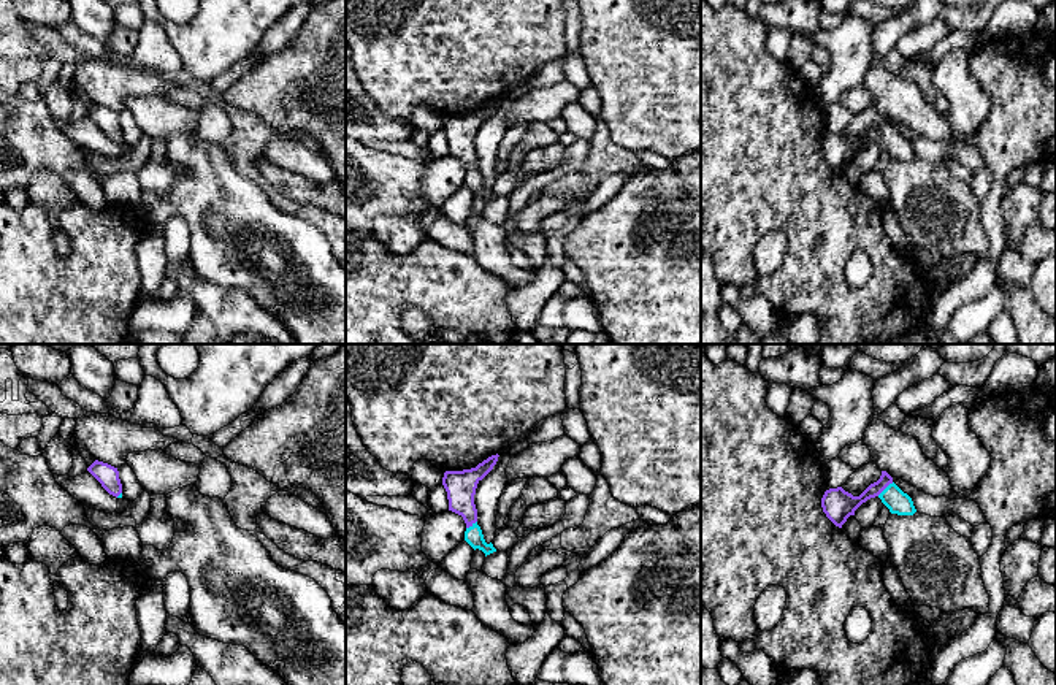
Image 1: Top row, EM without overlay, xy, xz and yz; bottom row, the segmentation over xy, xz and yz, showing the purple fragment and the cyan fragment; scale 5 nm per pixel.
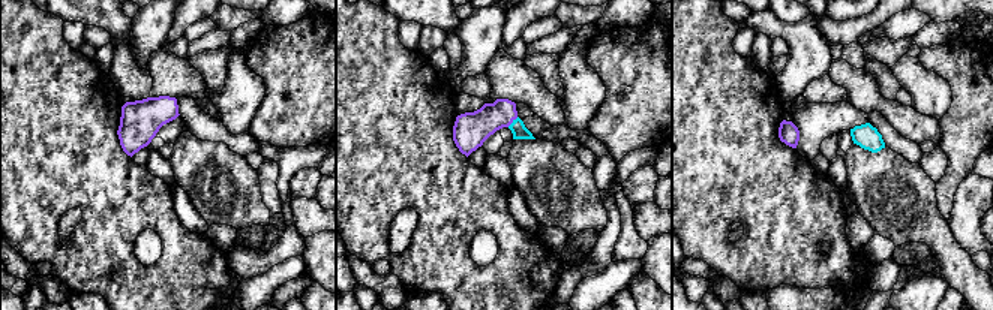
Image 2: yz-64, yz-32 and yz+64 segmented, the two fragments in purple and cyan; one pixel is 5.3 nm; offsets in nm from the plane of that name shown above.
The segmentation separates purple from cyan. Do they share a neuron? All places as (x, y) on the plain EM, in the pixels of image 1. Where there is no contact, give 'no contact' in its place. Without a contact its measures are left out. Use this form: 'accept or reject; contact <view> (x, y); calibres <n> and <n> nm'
accept; contact yz (885, 132); calibres 160 and 120 nm

